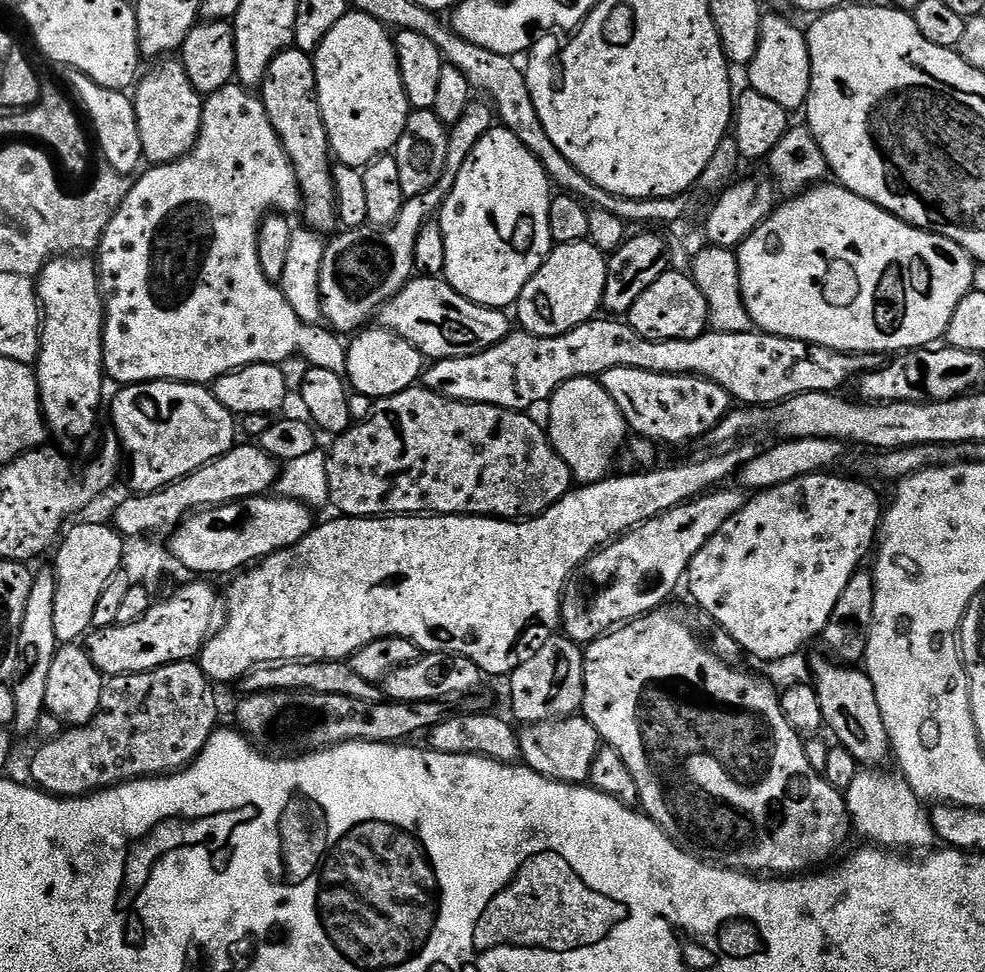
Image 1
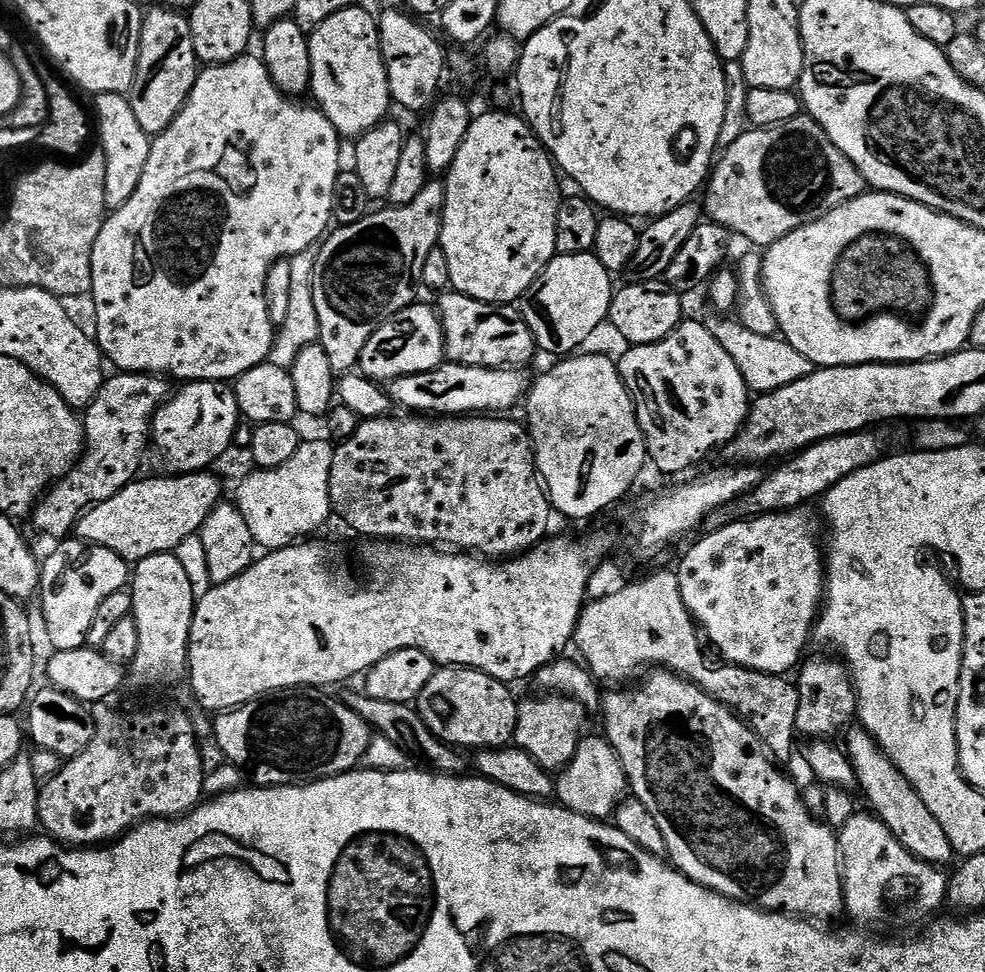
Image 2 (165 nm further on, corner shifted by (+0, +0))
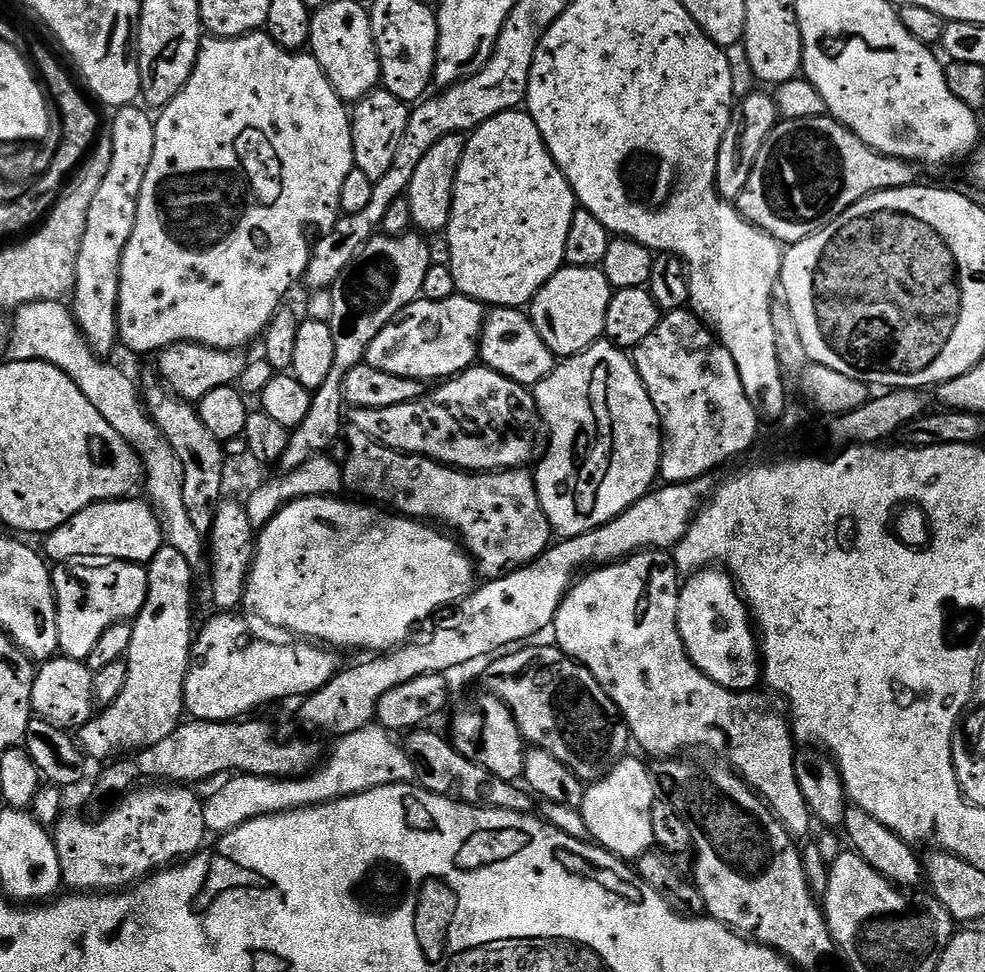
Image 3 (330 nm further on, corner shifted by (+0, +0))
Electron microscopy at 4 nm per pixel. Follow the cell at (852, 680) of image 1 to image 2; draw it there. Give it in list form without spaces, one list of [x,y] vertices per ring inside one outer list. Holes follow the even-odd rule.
[[[862,726],[849,727],[843,740],[847,758],[856,771],[859,791],[864,791],[868,799],[867,807],[892,831],[894,838],[898,838],[898,842],[910,850],[910,854],[925,860],[927,864],[945,866],[950,863],[954,853],[950,838],[946,838],[946,830],[942,830],[942,822],[930,814],[926,802],[918,798],[918,790],[914,790],[912,783],[896,769],[894,762],[880,748],[879,742]]]

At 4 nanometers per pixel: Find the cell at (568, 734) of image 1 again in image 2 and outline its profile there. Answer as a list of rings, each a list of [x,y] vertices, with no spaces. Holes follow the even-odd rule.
[[[585,735],[580,741],[572,761],[555,777],[555,799],[574,814],[588,816],[592,820],[607,821],[615,813],[621,800],[629,791],[628,776],[624,773],[618,754],[603,735]]]

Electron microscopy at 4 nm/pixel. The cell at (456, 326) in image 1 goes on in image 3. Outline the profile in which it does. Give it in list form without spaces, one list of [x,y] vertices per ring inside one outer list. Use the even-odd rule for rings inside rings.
[[[493,307],[487,313],[484,332],[480,336],[479,359],[483,367],[492,368],[498,374],[525,386],[542,382],[542,378],[550,375],[558,363],[546,342],[542,342],[538,330],[532,324],[531,315],[519,308]]]

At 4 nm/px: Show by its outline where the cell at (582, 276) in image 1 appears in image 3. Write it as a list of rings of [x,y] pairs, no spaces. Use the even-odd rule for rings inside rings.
[[[565,266],[552,275],[538,290],[530,305],[532,324],[553,356],[567,358],[585,352],[604,336],[606,310],[614,289],[606,282],[600,268]]]

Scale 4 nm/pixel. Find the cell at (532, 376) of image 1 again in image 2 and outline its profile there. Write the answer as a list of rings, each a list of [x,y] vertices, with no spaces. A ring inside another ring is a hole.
[[[445,362],[435,370],[426,370],[418,374],[406,374],[397,380],[387,381],[386,391],[397,409],[412,414],[431,414],[436,418],[463,418],[469,414],[508,414],[516,403],[523,401],[530,391],[530,376],[519,368],[479,368],[465,364]]]

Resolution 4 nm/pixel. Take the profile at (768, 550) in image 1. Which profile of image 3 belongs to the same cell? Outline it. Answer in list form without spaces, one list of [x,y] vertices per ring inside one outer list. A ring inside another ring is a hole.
[[[709,566],[691,573],[683,581],[678,598],[678,630],[694,666],[718,682],[718,686],[731,692],[751,692],[761,687],[762,657],[758,632],[736,581],[727,571]]]

